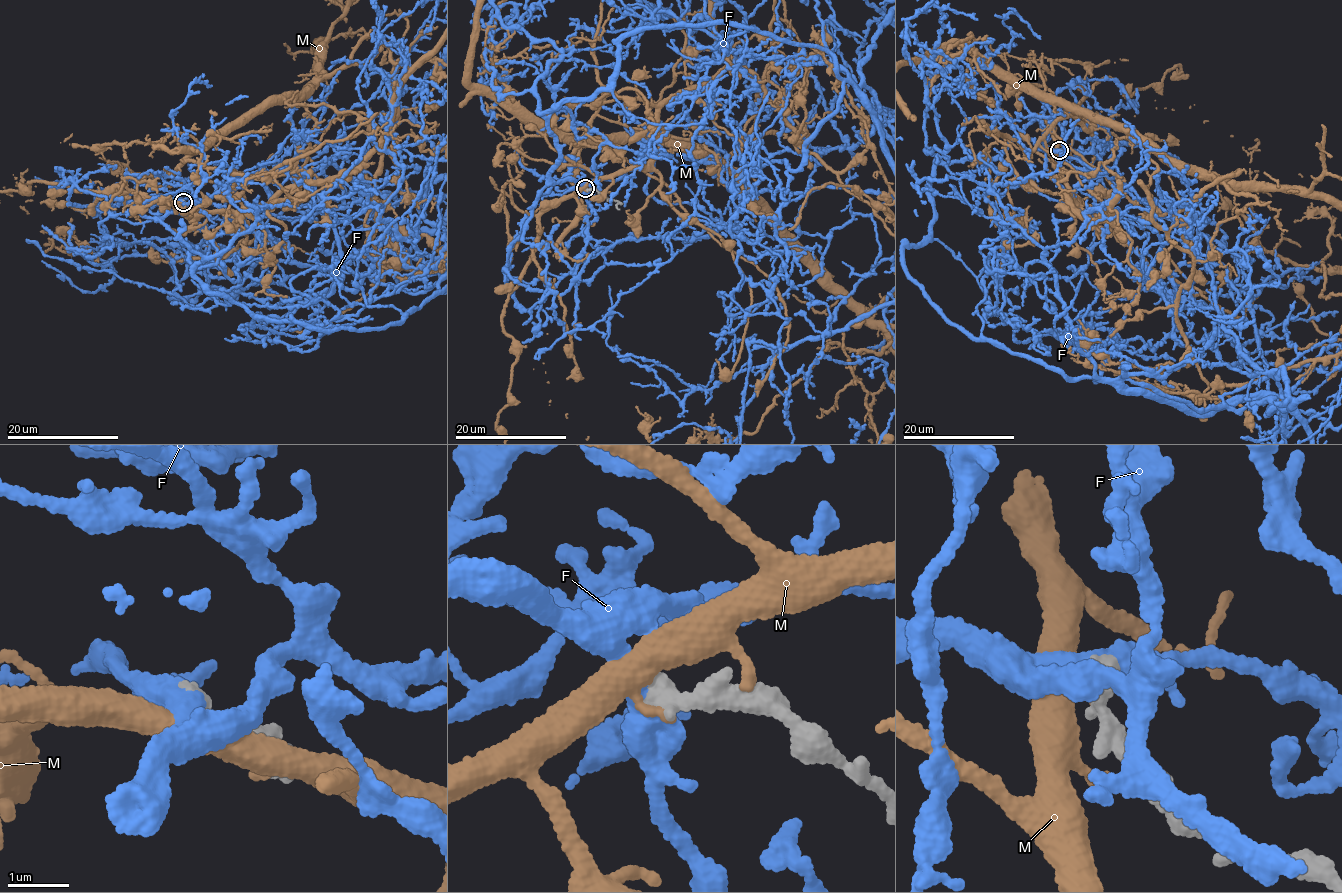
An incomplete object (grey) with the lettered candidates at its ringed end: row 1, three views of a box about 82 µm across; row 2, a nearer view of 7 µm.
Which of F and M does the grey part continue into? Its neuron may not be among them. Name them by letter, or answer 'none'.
F

